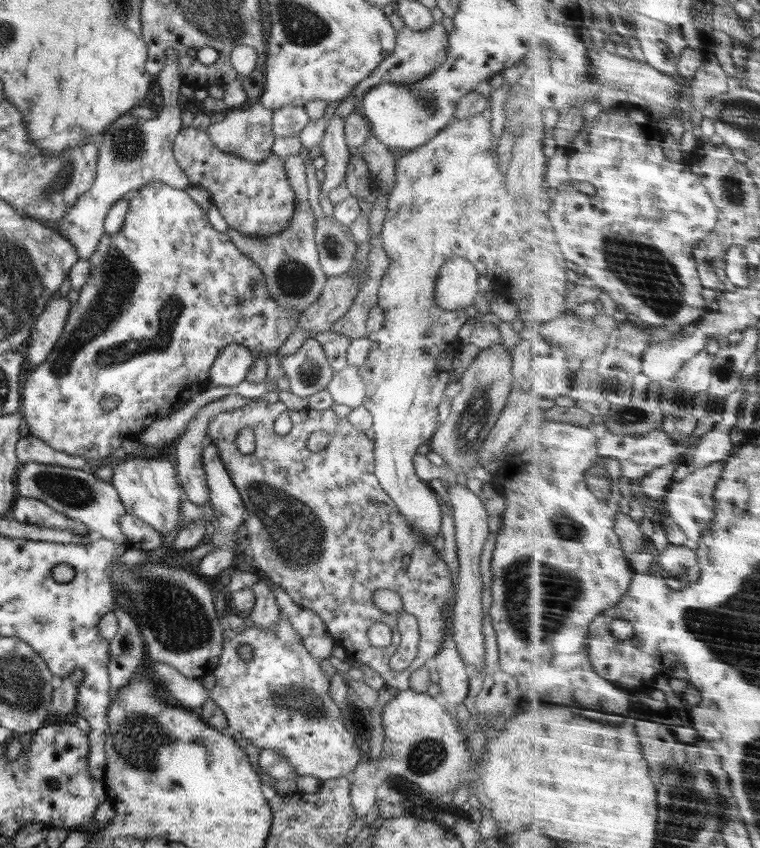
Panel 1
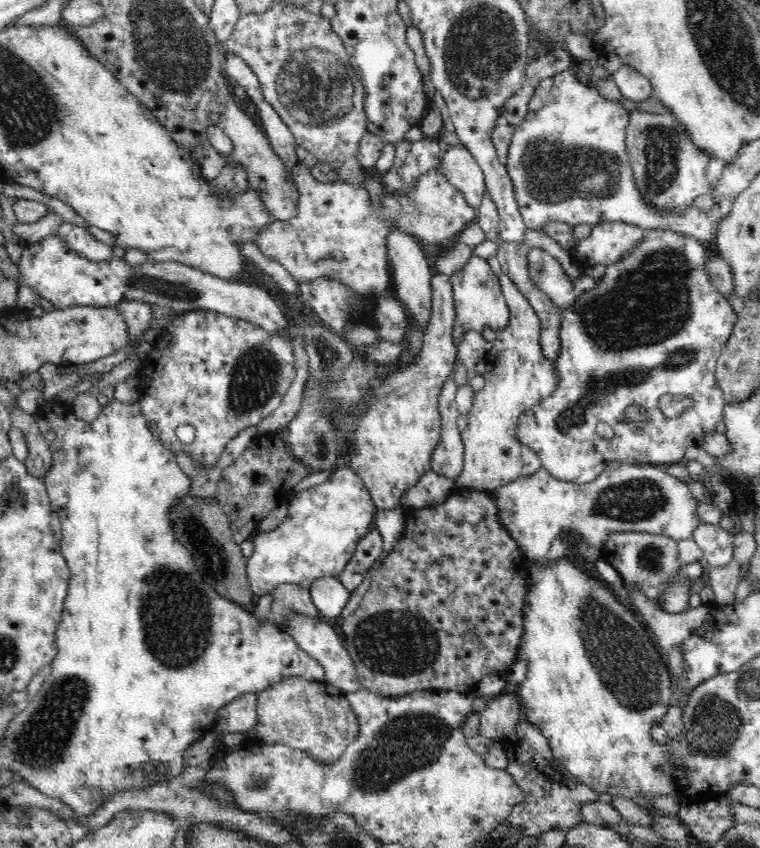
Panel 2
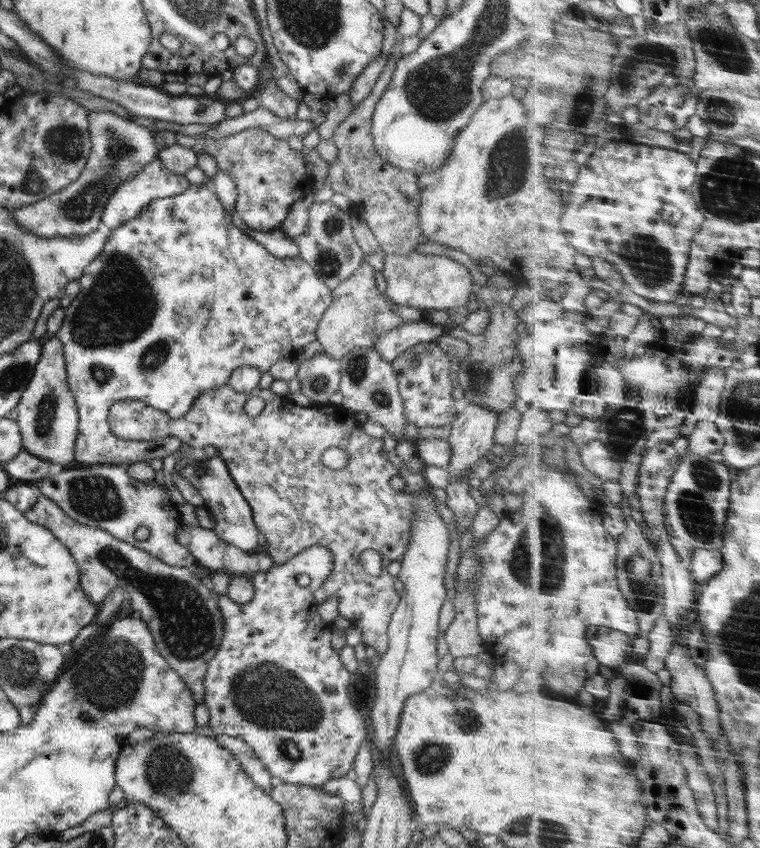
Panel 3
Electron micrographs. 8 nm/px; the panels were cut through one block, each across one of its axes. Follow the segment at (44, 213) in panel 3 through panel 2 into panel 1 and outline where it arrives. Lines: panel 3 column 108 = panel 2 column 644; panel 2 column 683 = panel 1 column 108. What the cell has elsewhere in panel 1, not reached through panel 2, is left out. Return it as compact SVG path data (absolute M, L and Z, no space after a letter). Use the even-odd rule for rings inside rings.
M172 48L166 50L166 64L156 76L158 90L164 98L158 108L158 116L152 119L138 119L128 113L116 118L101 136L96 162L96 177L92 187L80 194L76 201L66 209L58 221L58 230L78 252L80 260L89 260L105 232L104 220L112 205L122 199L130 190L136 190L150 182L164 182L175 189L184 189L190 185L188 176L176 163L173 143L181 130L180 86L178 54Z

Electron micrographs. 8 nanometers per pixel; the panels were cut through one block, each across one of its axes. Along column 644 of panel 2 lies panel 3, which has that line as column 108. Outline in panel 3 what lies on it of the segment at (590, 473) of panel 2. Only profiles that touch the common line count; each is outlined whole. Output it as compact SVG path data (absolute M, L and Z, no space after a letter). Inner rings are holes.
M190 183L182 194L171 197L157 198L145 206L136 218L124 222L122 226L111 230L104 250L92 260L83 270L78 279L80 293L71 304L65 308L65 317L61 327L54 336L62 343L65 358L66 372L68 373L68 387L74 395L76 408L79 414L78 434L75 440L74 460L90 465L123 465L128 466L134 462L146 462L154 458L164 459L176 453L183 442L174 436L168 436L156 441L126 441L116 436L111 431L108 422L110 407L126 398L142 398L146 405L166 413L172 419L184 417L191 409L192 403L207 390L222 387L229 382L232 371L239 366L251 366L260 372L266 372L279 359L294 359L300 353L303 346L316 340L316 329L326 309L332 302L332 291L316 276L315 270L299 255L295 257L278 258L263 248L249 235L243 234L231 221L232 213L229 213L214 194L213 189L204 185Z

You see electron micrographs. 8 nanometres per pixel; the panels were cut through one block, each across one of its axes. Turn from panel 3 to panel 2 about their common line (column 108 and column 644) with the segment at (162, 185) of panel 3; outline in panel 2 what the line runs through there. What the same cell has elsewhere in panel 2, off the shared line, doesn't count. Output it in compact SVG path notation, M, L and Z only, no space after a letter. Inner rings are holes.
M577 63L573 67L564 70L553 76L553 87L551 94L548 96L546 105L537 112L528 112L528 115L524 117L524 121L515 127L514 135L512 136L512 141L508 151L507 172L511 177L514 185L515 199L517 200L519 211L523 216L524 222L528 229L544 229L548 222L563 222L564 224L569 224L570 226L578 226L578 224L592 224L597 225L600 222L623 222L626 224L632 224L638 226L640 229L667 229L673 232L680 233L681 235L686 235L689 237L696 238L700 243L705 244L711 250L715 249L717 241L717 233L719 232L720 222L724 220L724 214L720 211L720 207L716 205L712 210L700 211L694 205L684 209L681 213L672 213L662 211L656 211L652 205L648 205L644 197L640 195L638 187L636 187L635 175L633 169L631 168L631 163L629 160L629 154L626 147L626 132L629 124L629 113L626 108L622 106L622 102L610 101L604 99L600 93L598 93L597 87L593 87L590 84L584 84L576 78L575 72L578 72L580 68Z

